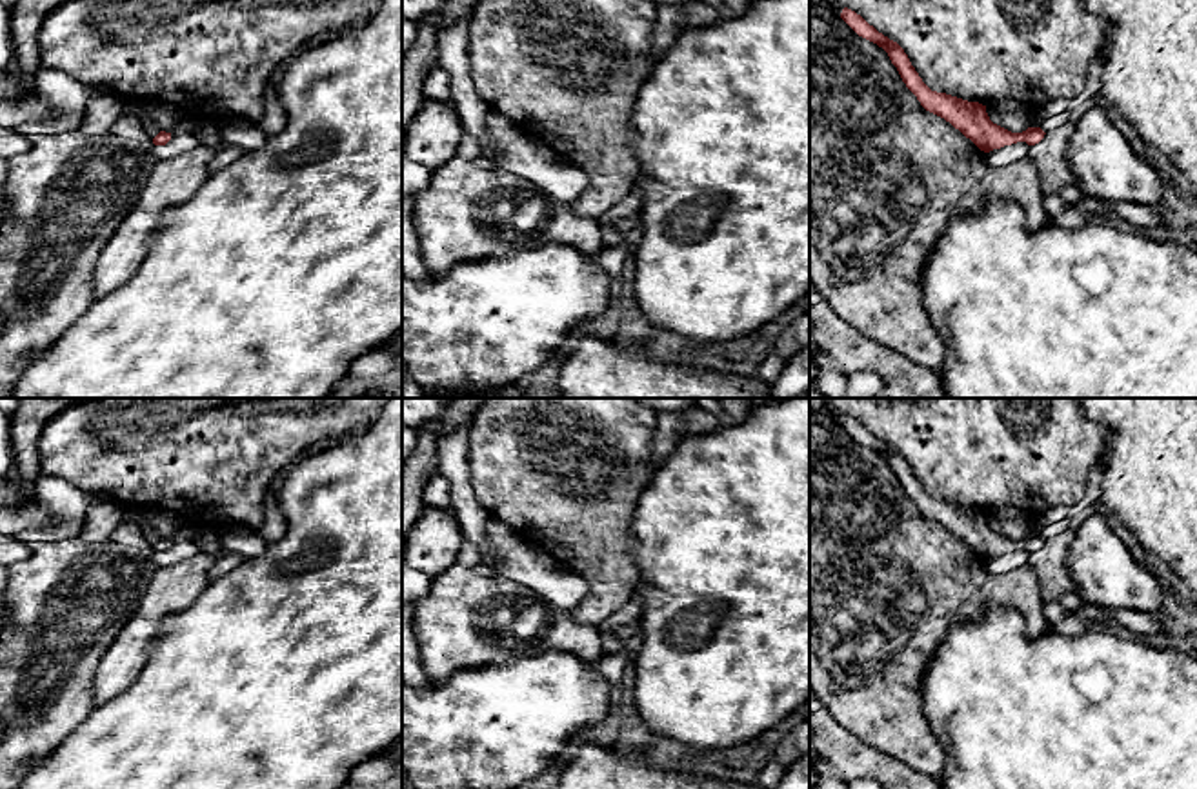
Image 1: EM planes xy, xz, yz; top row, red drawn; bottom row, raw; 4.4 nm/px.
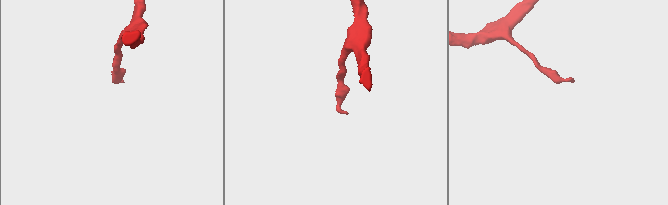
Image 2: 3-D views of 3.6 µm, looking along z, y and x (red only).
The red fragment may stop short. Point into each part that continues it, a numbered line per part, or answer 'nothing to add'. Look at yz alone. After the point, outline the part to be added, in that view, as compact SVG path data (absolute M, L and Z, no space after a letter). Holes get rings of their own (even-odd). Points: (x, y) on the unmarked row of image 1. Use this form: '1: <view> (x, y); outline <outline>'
nothing to add

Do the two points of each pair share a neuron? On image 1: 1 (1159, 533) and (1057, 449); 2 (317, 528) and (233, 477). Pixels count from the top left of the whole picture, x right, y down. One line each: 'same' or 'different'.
1: different
2: different

